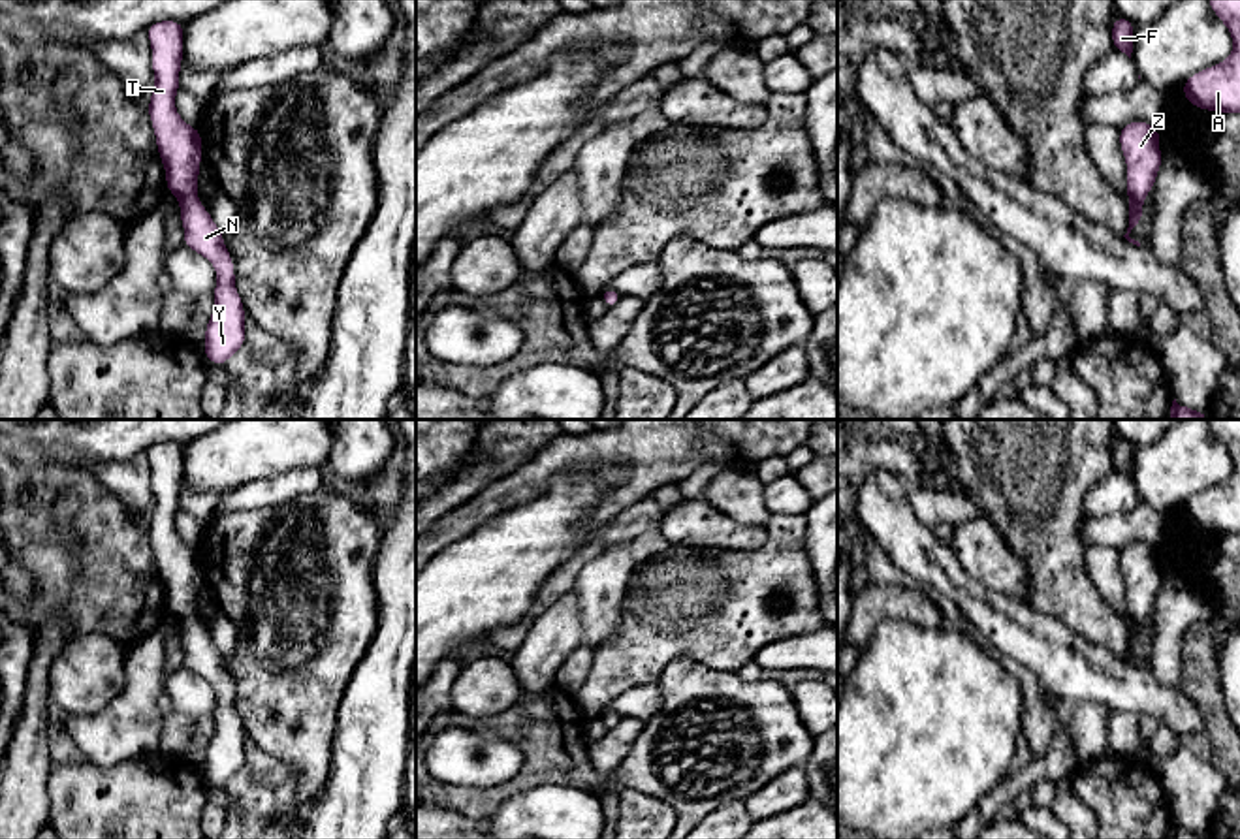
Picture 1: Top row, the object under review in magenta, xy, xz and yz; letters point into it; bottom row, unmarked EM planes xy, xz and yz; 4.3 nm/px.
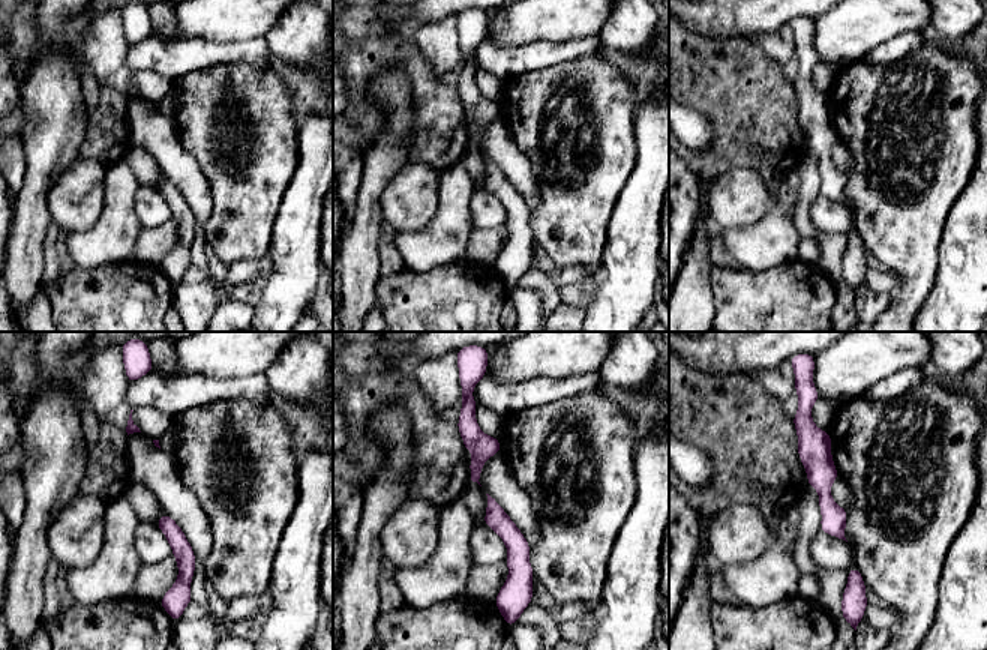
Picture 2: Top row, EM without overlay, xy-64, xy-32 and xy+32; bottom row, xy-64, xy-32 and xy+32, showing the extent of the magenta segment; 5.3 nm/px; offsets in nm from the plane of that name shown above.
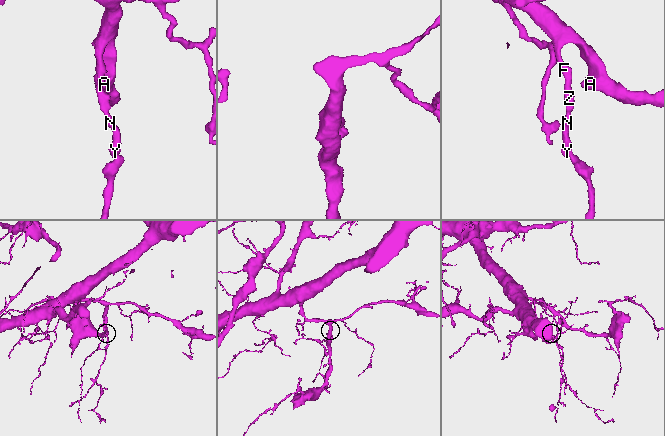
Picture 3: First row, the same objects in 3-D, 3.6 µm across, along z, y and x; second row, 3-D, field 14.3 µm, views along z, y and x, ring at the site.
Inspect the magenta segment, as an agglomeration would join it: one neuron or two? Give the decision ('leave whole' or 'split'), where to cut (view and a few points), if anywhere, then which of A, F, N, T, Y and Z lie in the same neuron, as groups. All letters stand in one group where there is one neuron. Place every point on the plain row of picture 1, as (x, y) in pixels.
leave whole; cut none; groups A F N T Y Z

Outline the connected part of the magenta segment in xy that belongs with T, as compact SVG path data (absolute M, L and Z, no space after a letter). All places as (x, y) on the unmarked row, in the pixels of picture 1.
M156 442L147 450L152 470L154 512L149 538L156 570L166 591L167 613L179 619L183 666L207 679L216 690L215 734L205 749L203 775L209 784L224 786L245 764L245 728L235 709L233 679L222 653L198 621L201 551L186 546L175 530L183 485L183 444Z

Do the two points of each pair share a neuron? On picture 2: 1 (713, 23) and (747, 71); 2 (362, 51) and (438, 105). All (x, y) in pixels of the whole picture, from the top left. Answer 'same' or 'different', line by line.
1: different
2: same

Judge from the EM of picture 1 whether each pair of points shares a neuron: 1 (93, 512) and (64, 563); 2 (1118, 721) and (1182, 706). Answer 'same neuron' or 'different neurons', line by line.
1: same neuron
2: different neurons

